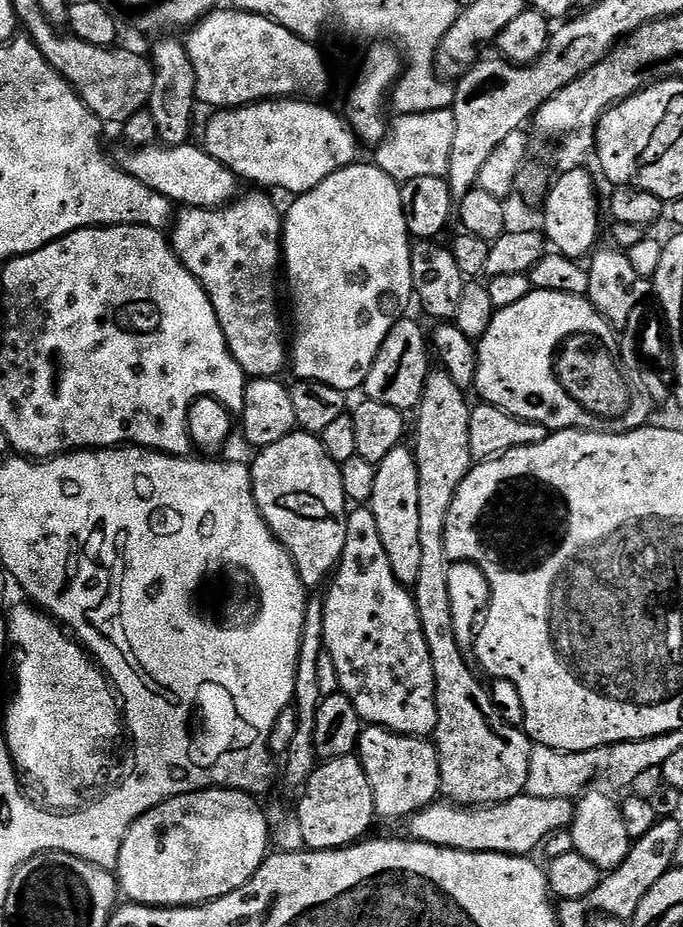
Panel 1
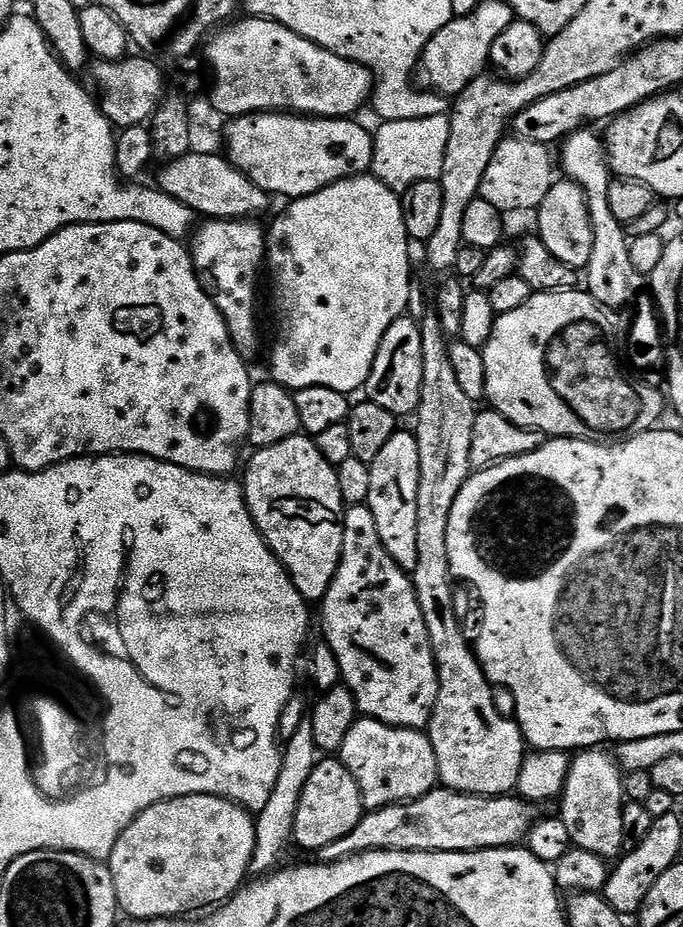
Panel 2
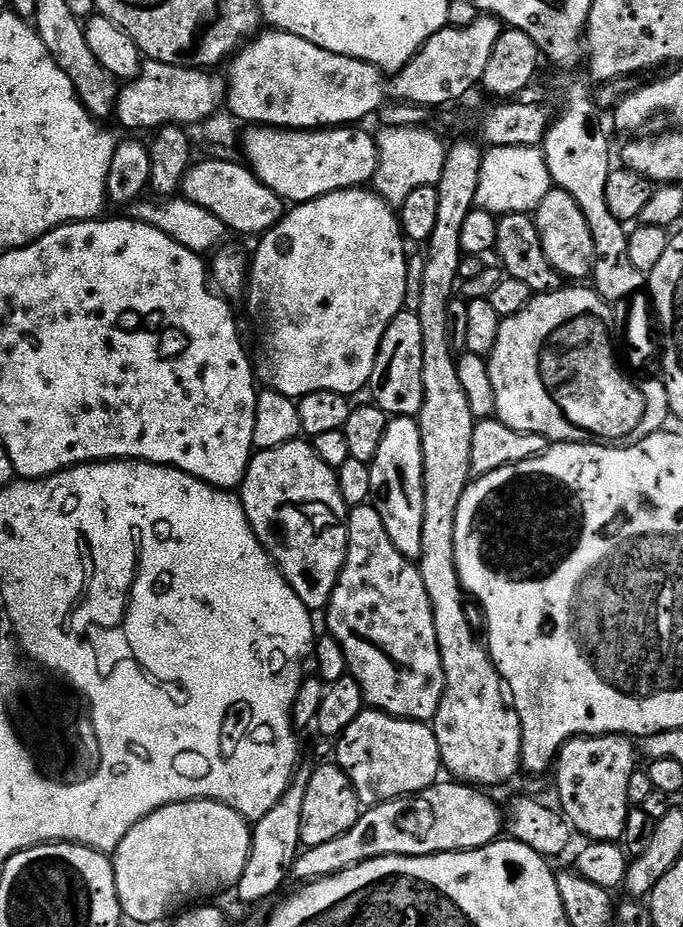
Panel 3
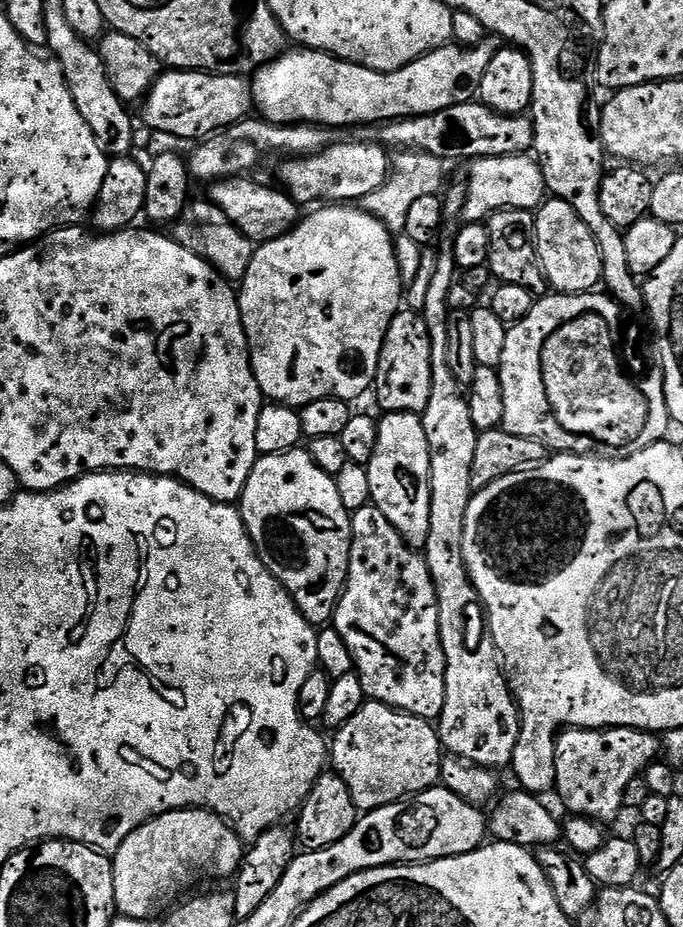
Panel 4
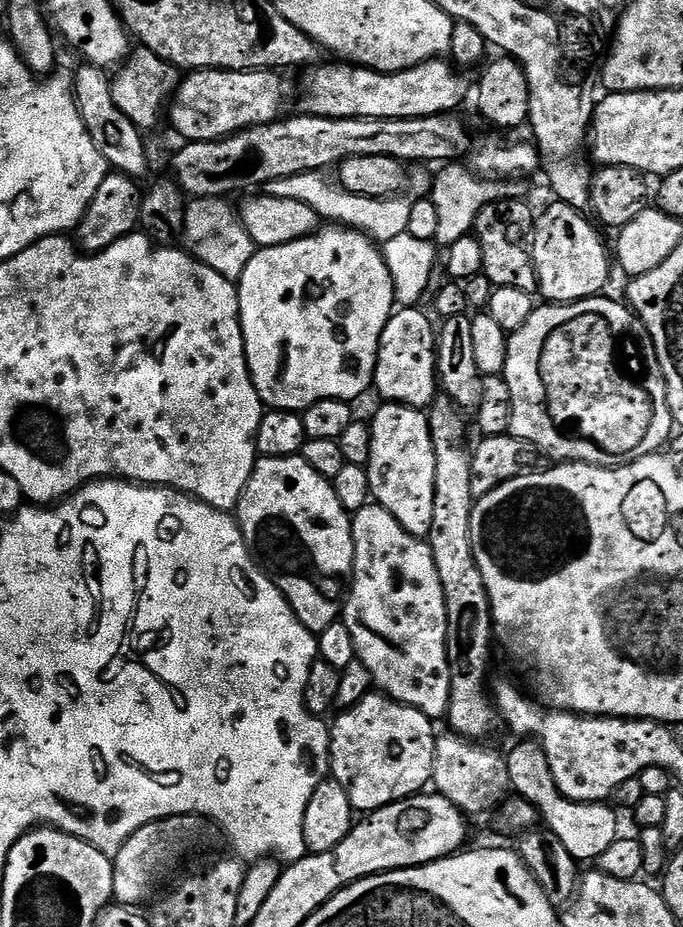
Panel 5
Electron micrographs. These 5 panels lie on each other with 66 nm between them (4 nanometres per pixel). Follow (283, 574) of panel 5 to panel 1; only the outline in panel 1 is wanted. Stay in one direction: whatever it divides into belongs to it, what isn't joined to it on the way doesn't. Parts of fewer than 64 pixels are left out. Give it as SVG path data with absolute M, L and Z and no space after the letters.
M303 430L290 433L286 438L282 438L282 442L274 442L274 446L259 449L255 456L256 461L251 461L250 464L254 502L268 524L268 529L290 554L305 589L319 589L316 587L320 583L323 585L335 573L336 565L342 558L342 550L346 546L349 509L346 507L342 490L340 465L334 462L334 458L330 458L330 454L326 454L319 435Z

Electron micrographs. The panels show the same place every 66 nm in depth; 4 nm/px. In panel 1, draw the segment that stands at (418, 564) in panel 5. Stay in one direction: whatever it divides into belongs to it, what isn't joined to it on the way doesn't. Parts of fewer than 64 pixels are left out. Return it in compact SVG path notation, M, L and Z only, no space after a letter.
M356 506L349 511L346 546L327 588L324 651L334 658L340 691L354 702L354 710L358 710L365 725L399 732L401 736L431 737L436 731L438 706L430 646L426 646L426 634L422 634L415 595L400 584L398 578L394 578L394 570L390 570L390 558L386 558L386 546L382 546L382 534L378 534L378 522L374 522L371 507Z

